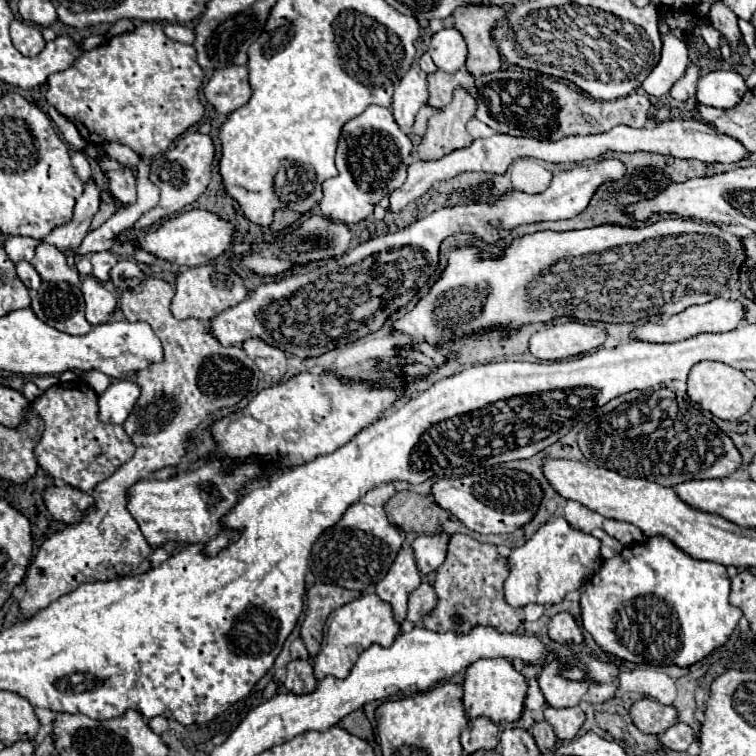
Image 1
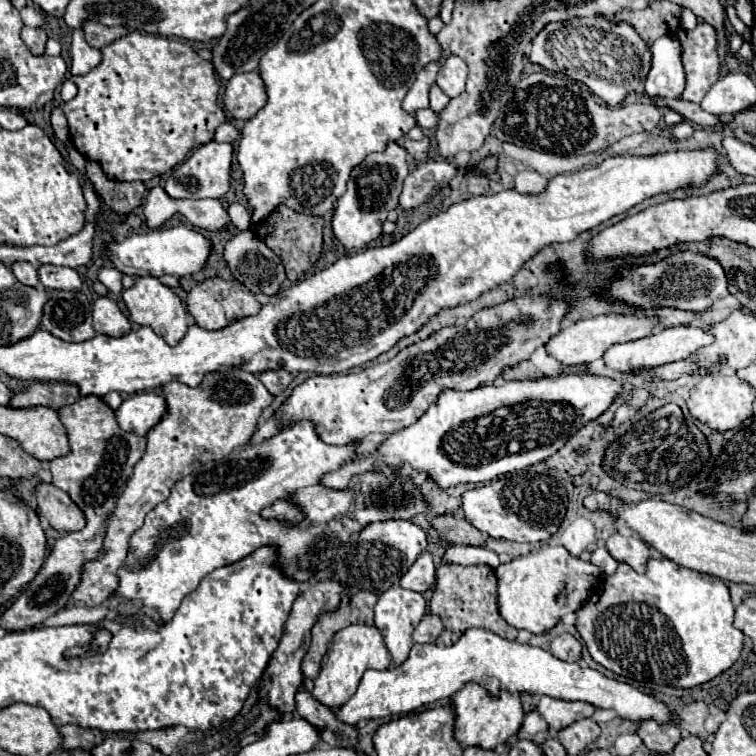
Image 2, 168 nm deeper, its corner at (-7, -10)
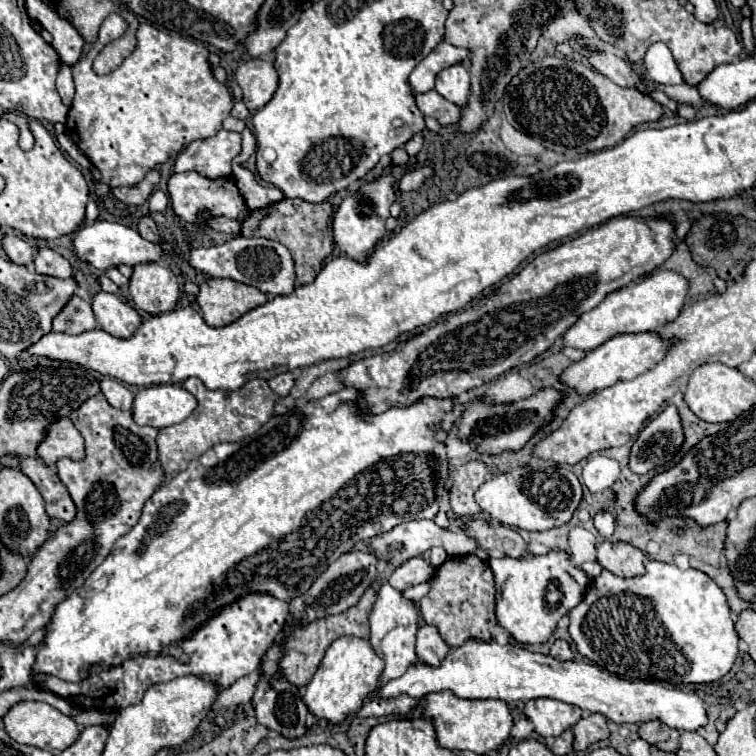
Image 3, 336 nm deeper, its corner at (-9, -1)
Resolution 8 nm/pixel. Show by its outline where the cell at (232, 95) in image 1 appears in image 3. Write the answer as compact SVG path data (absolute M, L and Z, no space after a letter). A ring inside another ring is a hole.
M260 58L242 62L236 68L234 78L242 88L242 96L244 96L242 100L250 112L256 112L262 106L266 106L266 102L272 98L272 94L278 88L278 74L274 66Z

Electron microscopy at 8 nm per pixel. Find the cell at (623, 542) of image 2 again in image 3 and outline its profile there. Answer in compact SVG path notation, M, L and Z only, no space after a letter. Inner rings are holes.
M604 540L602 544L598 544L596 560L612 574L624 576L624 578L640 576L646 572L646 568L644 568L646 554L628 542Z

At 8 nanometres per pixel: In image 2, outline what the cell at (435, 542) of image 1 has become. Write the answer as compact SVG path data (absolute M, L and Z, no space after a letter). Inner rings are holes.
M424 553L404 573L404 577L400 579L400 587L416 591L416 593L424 593L430 589L432 581L434 581L434 559L430 553Z

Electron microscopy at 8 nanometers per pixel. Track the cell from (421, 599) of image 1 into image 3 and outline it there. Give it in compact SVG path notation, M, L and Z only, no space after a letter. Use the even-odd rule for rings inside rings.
M424 624L418 628L418 634L416 634L416 654L422 662L426 664L432 664L432 666L438 666L444 656L448 654L450 646L442 640L442 636L438 634L438 628L436 626L430 626L430 624Z

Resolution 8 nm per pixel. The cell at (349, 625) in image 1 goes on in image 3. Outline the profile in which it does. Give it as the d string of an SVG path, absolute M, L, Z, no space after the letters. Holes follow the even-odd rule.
M340 636L330 644L316 674L306 684L304 702L318 720L328 720L330 724L338 724L346 716L356 714L364 704L364 700L368 698L368 694L374 692L374 688L378 688L382 670L384 662L382 658L378 658L378 654L374 654L374 648L370 646L368 638Z

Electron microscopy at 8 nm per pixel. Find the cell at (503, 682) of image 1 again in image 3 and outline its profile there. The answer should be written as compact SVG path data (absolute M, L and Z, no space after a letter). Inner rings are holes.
M450 690L428 694L428 704L424 710L426 718L434 720L438 742L442 748L450 750L472 750L476 754L488 754L494 748L500 748L508 740L512 730L512 714L506 702L502 700L466 700L458 698Z

